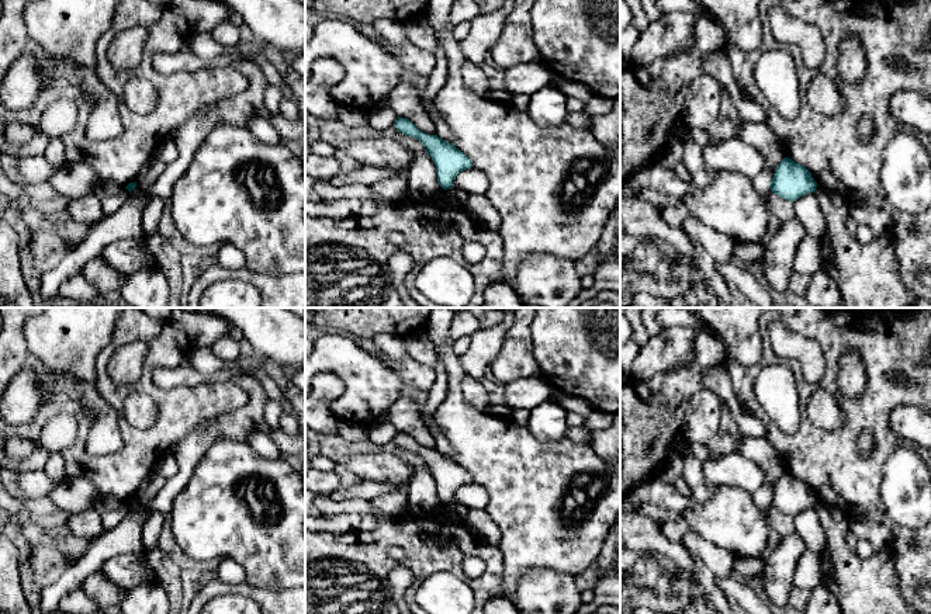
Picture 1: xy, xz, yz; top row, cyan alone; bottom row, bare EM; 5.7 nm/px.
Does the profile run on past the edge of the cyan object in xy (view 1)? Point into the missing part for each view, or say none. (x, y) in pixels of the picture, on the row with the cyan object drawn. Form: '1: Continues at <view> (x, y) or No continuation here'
1: No continuation here

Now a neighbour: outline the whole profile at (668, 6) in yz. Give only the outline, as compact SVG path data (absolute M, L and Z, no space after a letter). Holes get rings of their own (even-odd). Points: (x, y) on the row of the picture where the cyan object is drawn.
M657 0L655 3L665 13L685 11L706 15L705 8L696 0Z

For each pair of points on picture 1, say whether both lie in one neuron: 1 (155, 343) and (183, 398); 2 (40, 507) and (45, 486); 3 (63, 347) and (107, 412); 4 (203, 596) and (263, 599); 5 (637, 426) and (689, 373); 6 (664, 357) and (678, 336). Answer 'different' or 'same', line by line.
1: same
2: different
3: same
4: same
5: same
6: same

